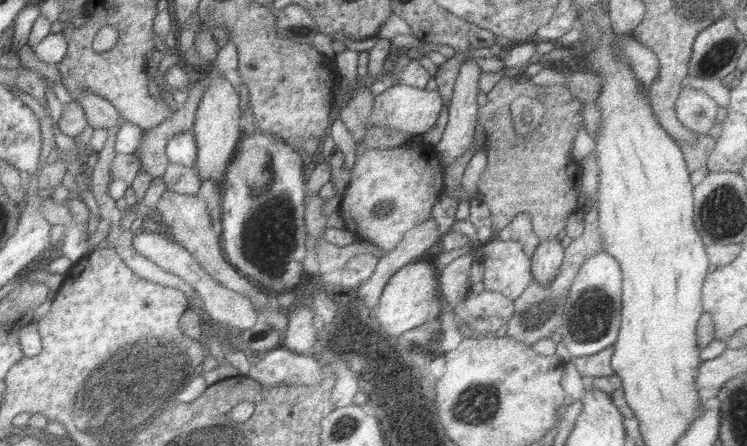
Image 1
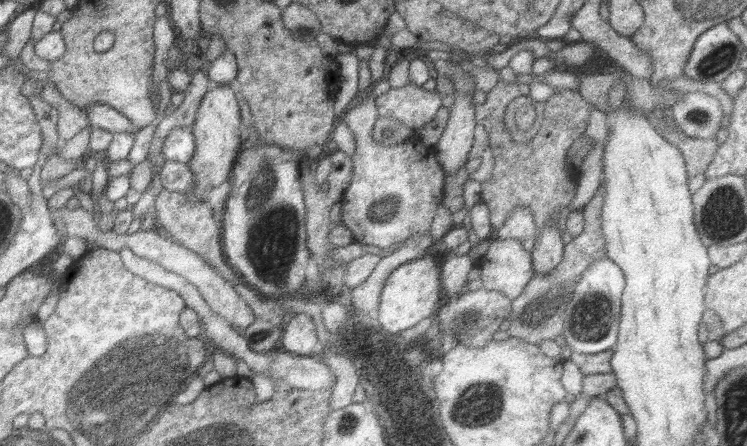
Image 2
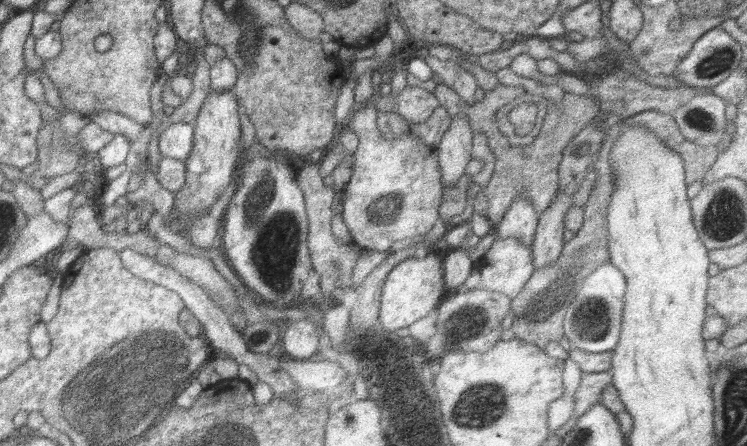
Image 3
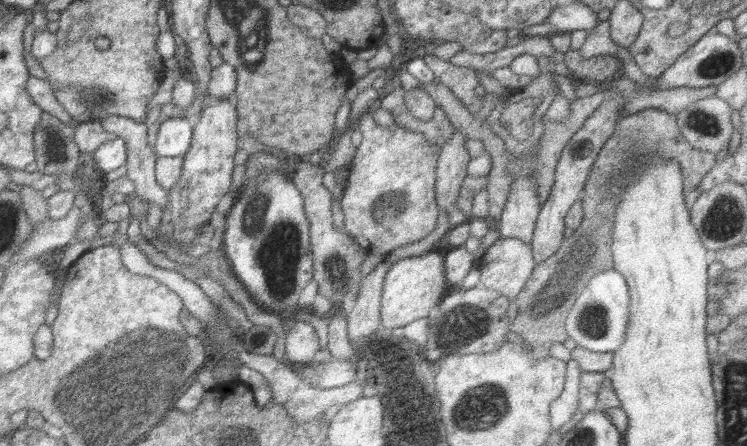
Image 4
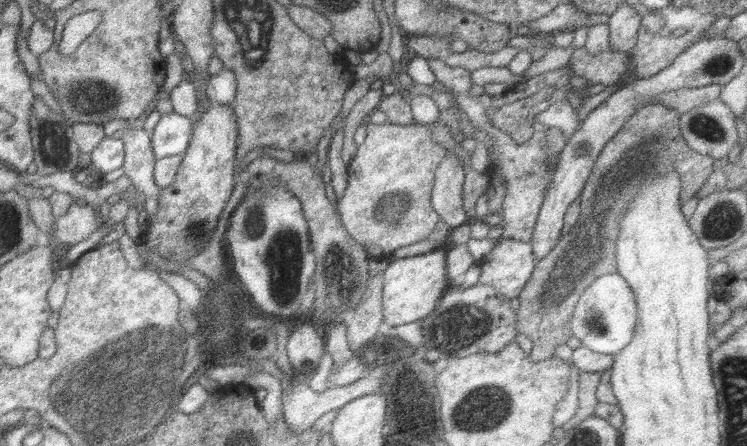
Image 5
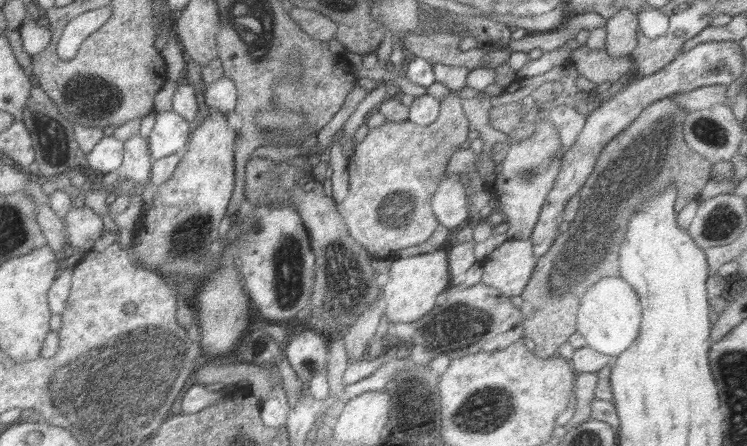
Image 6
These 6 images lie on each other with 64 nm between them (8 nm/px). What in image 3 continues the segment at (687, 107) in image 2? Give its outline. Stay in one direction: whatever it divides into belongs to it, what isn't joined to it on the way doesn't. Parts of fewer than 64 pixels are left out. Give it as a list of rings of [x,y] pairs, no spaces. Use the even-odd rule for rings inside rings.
[[[713,92],[693,96],[685,106],[671,112],[679,132],[689,144],[719,146],[725,136],[725,100]]]

